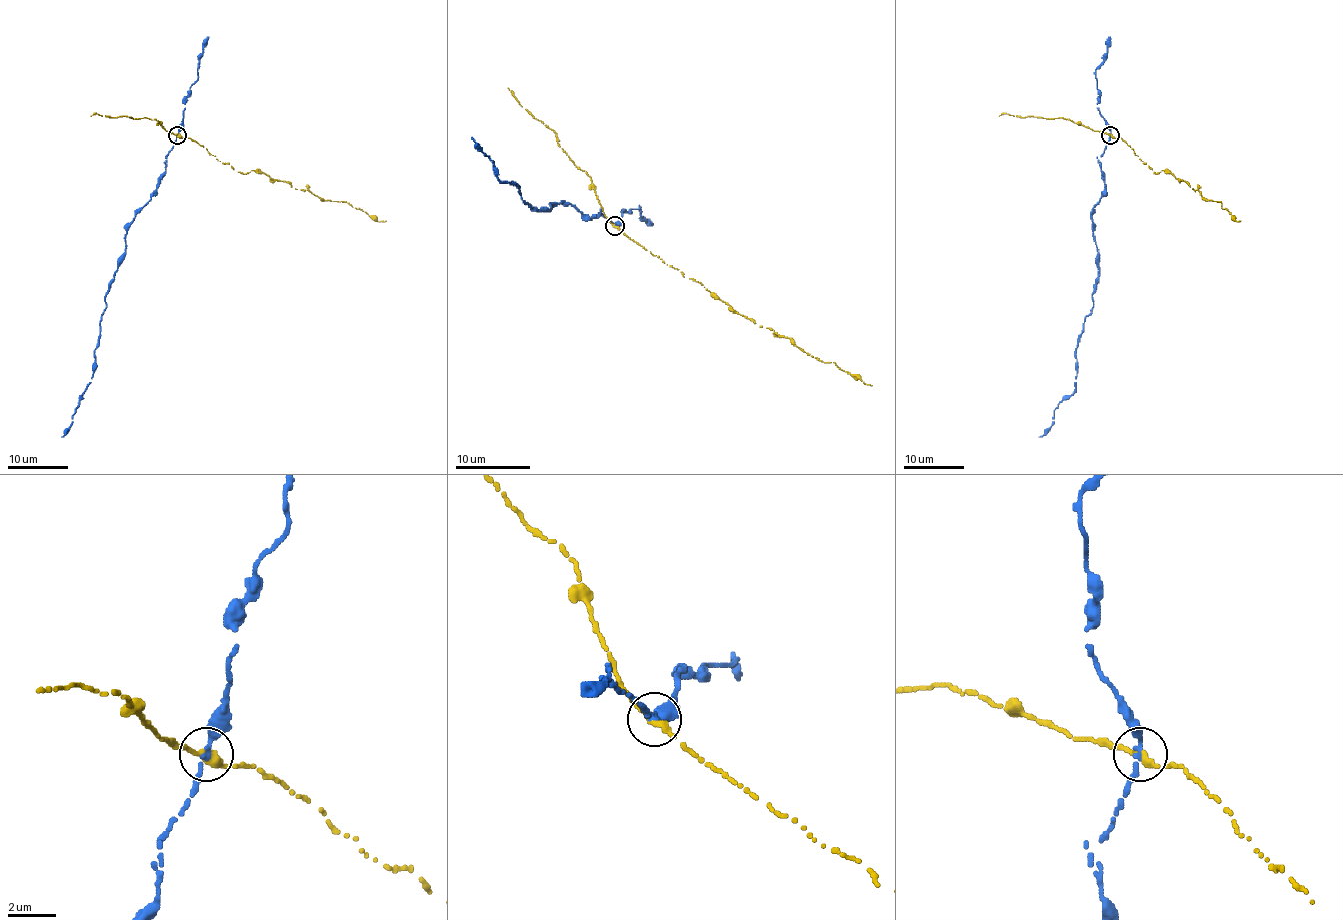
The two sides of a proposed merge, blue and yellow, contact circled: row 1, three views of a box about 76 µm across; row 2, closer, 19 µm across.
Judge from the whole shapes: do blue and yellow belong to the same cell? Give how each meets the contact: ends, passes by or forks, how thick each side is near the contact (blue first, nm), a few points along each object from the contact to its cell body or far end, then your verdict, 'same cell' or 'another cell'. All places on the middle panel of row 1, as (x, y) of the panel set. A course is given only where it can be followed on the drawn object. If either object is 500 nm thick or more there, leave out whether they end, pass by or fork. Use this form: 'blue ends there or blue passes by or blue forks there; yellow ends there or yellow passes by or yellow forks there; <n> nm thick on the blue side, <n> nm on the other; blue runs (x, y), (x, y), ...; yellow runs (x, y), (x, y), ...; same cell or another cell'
blue passes by; yellow ends there; 220 nm thick on the blue side, 440 nm on the other; blue runs (615, 225), (600, 210), (587, 217), (571, 204), (554, 203), (548, 210), (526, 204), (472, 137); yellow runs (613, 225), (664, 262), (701, 283), (755, 323), (777, 333), (820, 361), (835, 363), (872, 385); another cell

